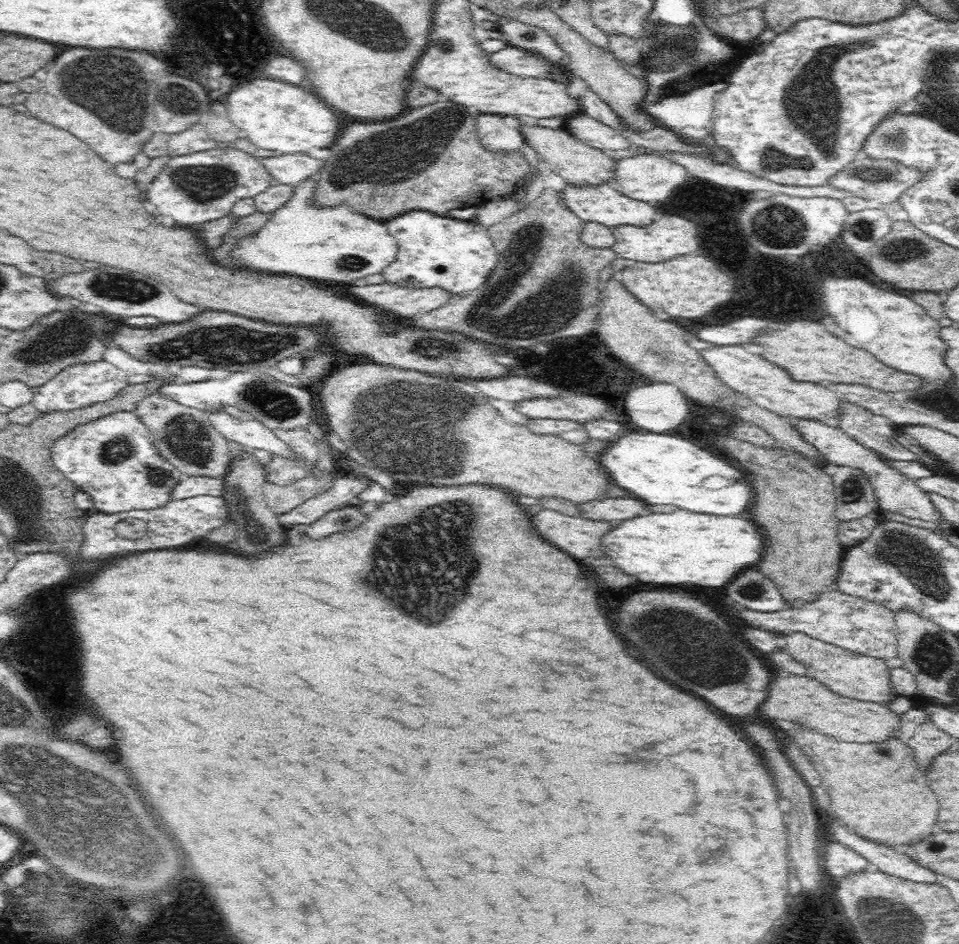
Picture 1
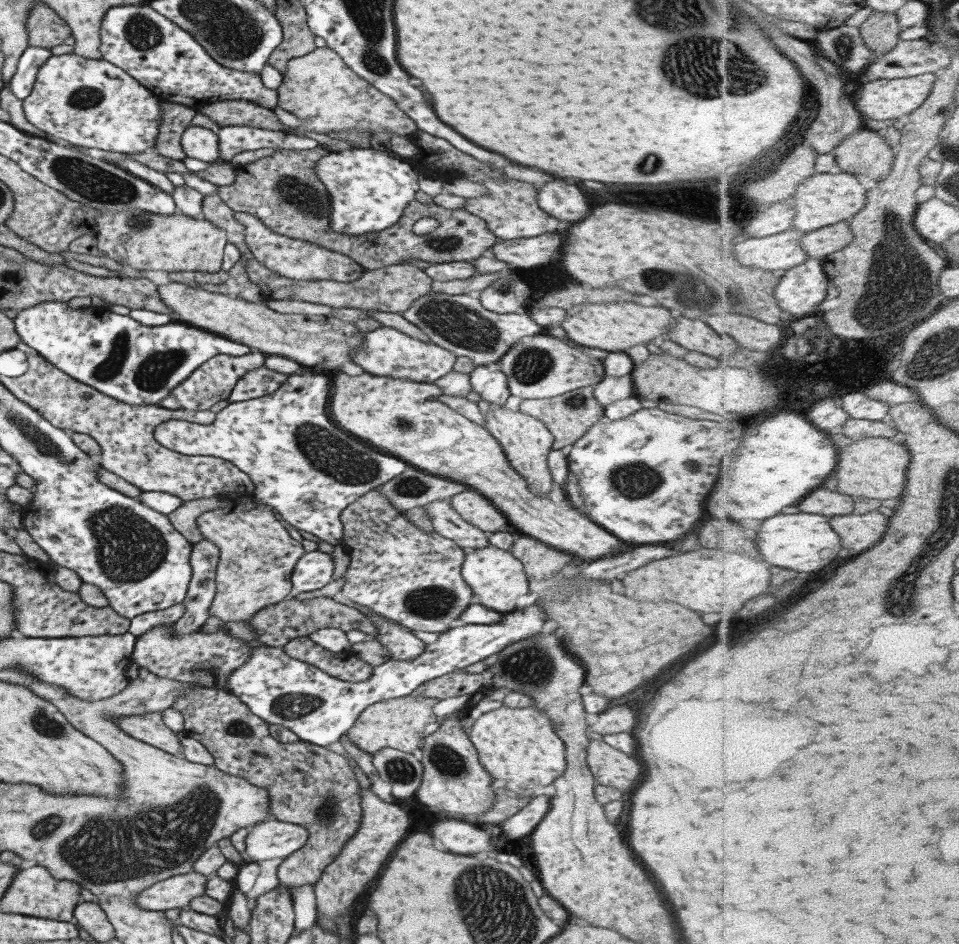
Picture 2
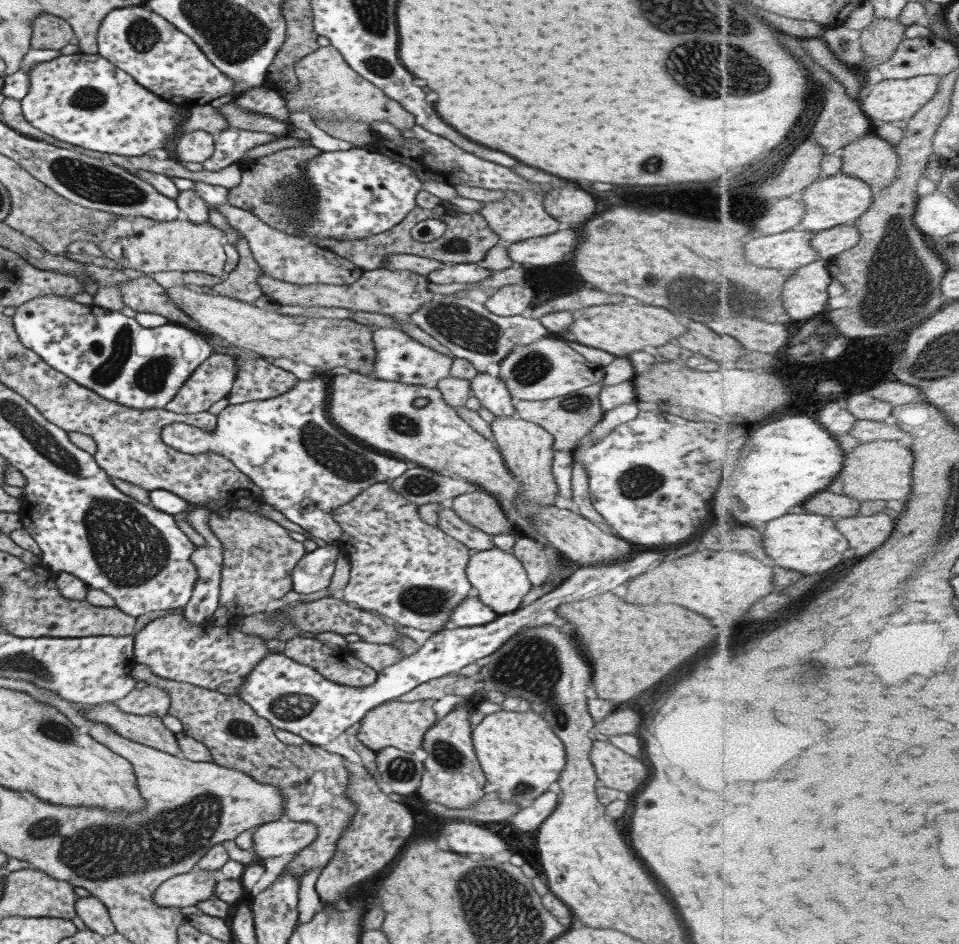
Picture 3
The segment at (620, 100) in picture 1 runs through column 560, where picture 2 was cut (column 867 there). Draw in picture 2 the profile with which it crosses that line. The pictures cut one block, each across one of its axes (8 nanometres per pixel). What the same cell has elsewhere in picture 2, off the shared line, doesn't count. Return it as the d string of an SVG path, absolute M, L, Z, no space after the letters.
M873 11L873 13L860 25L864 44L869 48L871 57L881 57L889 50L893 50L901 40L898 15Z

